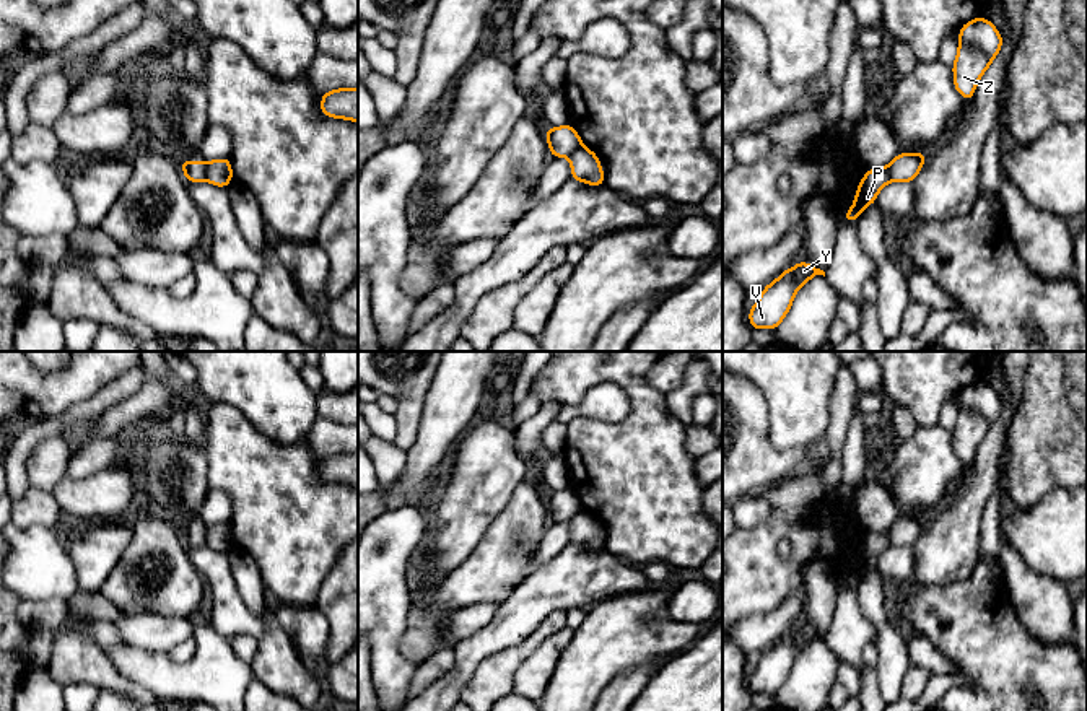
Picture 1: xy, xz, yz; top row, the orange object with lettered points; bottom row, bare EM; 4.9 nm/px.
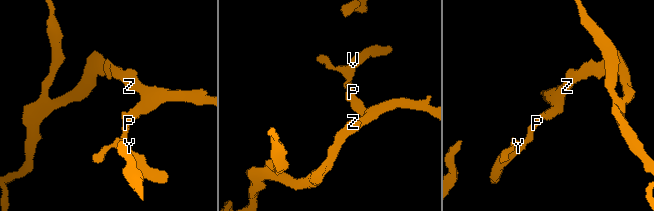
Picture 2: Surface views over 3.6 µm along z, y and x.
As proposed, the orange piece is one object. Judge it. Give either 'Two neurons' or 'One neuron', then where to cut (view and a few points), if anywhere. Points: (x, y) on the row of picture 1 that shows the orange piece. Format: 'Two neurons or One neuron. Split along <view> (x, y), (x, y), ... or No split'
Two neurons. Split along xy (204, 163), (204, 176), (207, 179)

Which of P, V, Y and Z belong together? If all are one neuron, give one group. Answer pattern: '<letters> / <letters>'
P V Y / Z

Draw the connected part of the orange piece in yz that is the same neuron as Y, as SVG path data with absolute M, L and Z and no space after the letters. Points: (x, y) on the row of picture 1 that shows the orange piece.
M801 260L797 265L784 270L775 281L766 285L753 308L749 311L752 329L775 330L789 312L799 288L815 275L825 277L825 272Z

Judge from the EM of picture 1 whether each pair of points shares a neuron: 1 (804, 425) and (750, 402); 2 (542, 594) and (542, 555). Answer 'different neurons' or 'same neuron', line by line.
1: different neurons
2: different neurons

